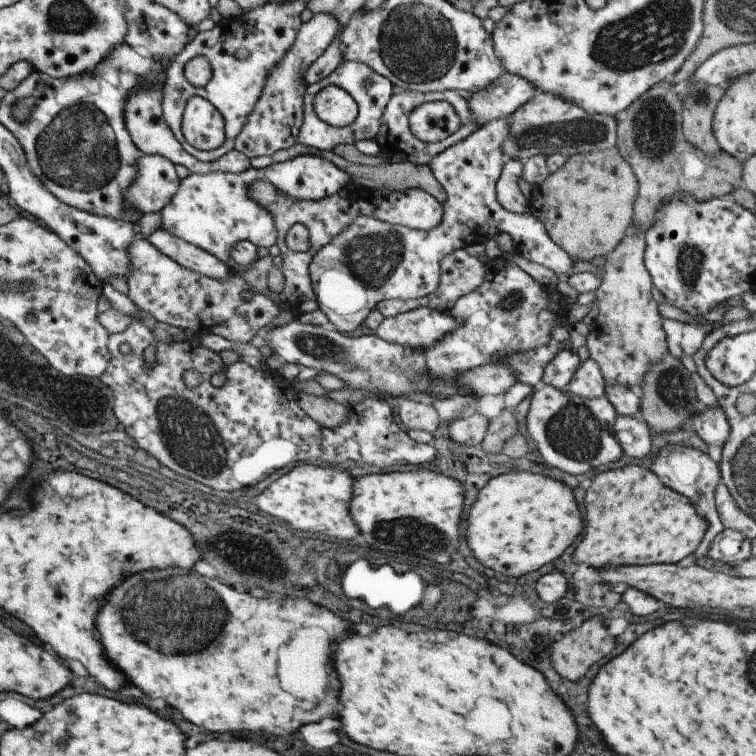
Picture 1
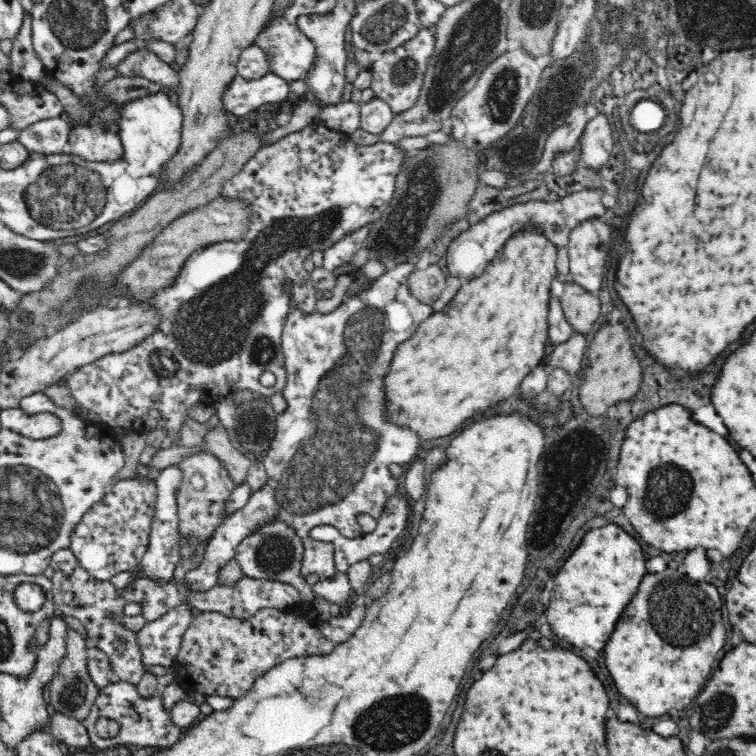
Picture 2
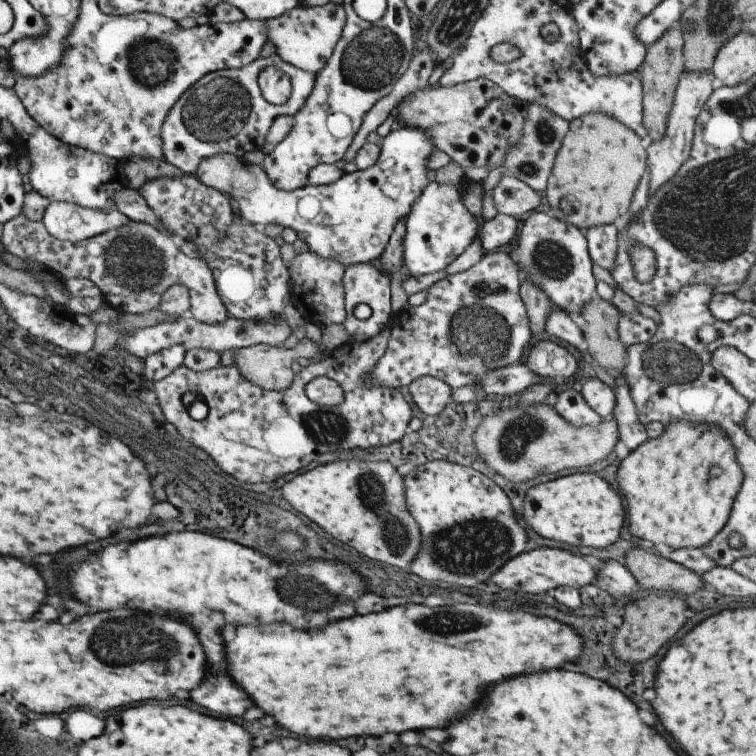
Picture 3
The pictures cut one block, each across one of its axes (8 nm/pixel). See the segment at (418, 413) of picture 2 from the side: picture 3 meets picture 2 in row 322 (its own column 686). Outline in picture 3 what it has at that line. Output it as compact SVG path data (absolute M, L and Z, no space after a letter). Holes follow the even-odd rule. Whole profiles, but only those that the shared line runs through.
M669 422L665 426L665 432L655 438L655 440L647 440L643 444L639 444L639 448L635 448L633 452L629 452L629 456L625 460L621 460L619 468L617 468L617 482L619 482L619 490L625 498L625 506L627 506L627 524L629 524L629 532L631 536L637 536L639 540L651 540L655 548L665 548L665 550L683 550L683 548L703 548L707 542L713 540L713 536L719 534L719 530L725 526L725 522L729 520L729 514L731 514L731 508L733 508L733 502L735 502L735 496L737 492L741 490L741 484L743 484L743 472L741 472L741 466L737 464L737 458L735 458L737 450L731 442L731 438L727 436L725 430L717 428L717 426L711 426L711 424L691 424L691 422Z

